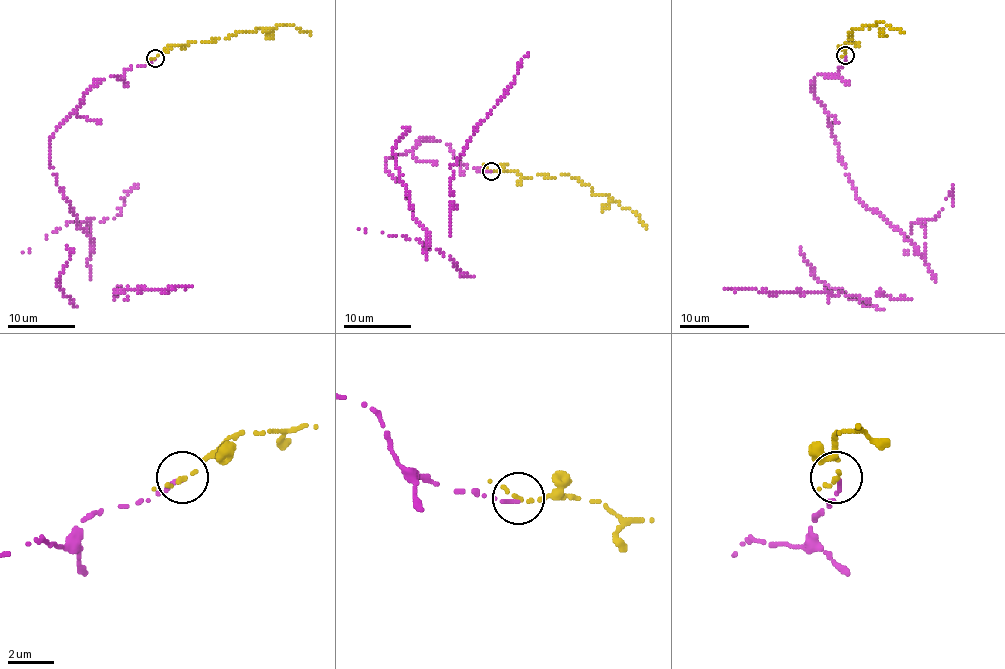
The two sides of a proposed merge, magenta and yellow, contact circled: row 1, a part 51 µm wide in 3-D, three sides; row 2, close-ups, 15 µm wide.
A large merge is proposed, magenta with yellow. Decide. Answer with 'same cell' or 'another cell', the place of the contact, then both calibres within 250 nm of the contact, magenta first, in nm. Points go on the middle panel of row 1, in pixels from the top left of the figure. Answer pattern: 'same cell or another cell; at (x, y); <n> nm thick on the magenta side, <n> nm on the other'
another cell; at (491, 171); 180 nm thick on the magenta side, 200 nm on the other

